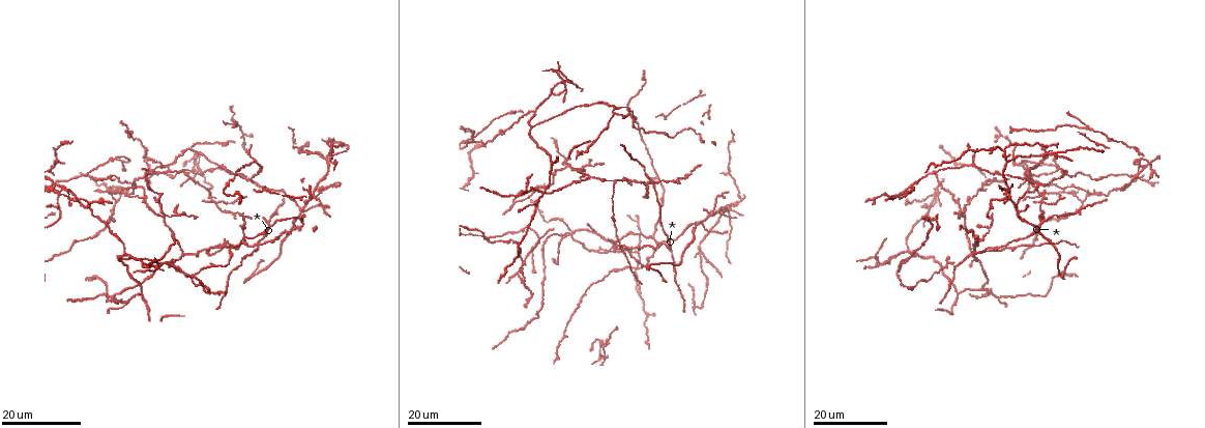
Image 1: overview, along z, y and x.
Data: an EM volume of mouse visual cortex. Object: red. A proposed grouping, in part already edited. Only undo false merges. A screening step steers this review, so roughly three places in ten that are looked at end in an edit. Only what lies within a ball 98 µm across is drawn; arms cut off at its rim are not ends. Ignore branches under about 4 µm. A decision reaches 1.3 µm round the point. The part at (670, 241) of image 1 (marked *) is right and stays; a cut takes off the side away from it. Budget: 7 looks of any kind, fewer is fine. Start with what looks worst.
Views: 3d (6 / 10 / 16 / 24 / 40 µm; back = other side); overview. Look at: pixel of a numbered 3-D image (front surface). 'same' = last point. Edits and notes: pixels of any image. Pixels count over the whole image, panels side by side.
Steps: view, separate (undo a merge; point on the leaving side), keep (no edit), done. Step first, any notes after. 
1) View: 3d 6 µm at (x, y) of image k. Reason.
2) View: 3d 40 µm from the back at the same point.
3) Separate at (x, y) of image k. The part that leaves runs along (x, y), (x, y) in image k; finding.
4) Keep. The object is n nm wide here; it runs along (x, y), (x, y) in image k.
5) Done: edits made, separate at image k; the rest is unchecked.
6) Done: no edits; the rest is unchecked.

View: 3d 24 µm at (702, 220) of image 1. Four-way junction.

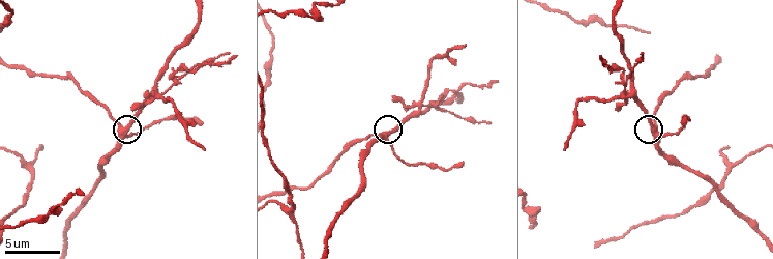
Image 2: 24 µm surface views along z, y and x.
View: 3d 10 µm at (655, 132) of image 2.

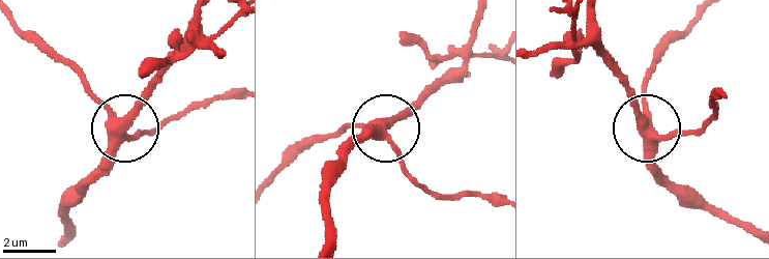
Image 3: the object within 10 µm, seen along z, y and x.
Keep. 4 arms meet here; it runs along (696, 20), (667, 49), (642, 101), (649, 153), (661, 184) in image 3; one neuron here.

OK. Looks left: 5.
View: 3d 24 µm at (652, 237) of image 1.

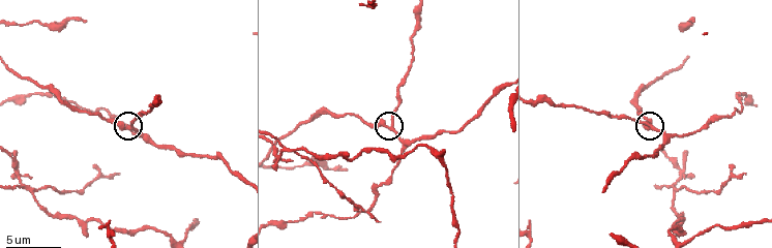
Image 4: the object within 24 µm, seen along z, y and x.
View: 3d 6 µm at (654, 128) of image 4.

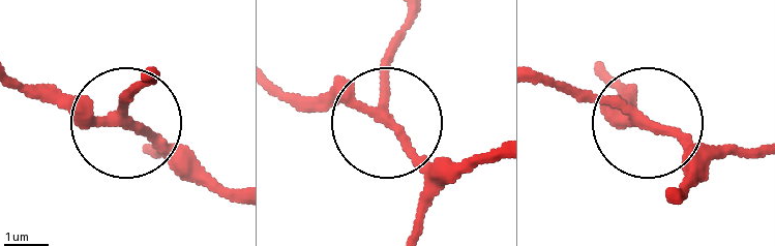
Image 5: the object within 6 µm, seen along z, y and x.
View: 3d 6 µm from the back at (384, 114) of image 5.

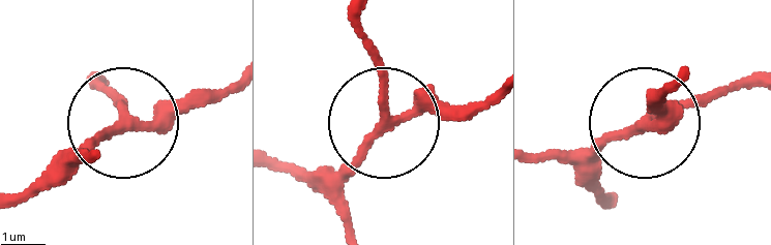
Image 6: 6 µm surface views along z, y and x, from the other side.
Keep. It runs along (229, 88), (128, 125), (95, 81) in image 6; one neuron here.

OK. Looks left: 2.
View: 3d 24 µm at (1048, 155) of image 1. Four-way junction.

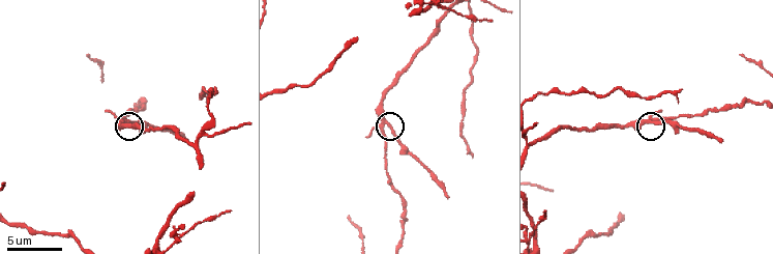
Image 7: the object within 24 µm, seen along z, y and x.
View: 3d 10 µm at (126, 119) of image 7.

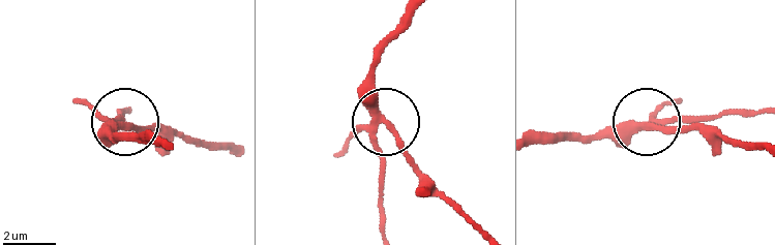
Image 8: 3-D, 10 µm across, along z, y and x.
Keep. It runs along (418, 9), (383, 50), (371, 103), (437, 187) in image 8; one neuron here.

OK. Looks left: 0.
Done: no edits; the rest is unchecked.

